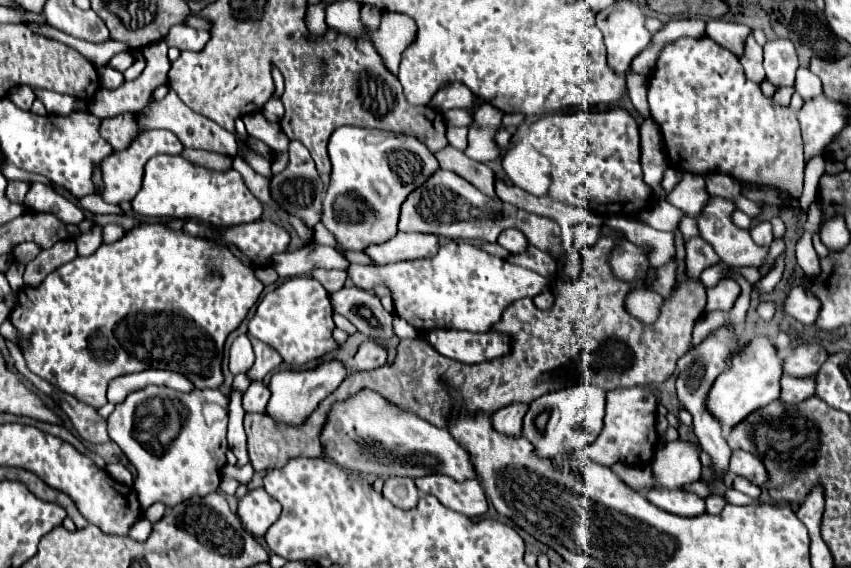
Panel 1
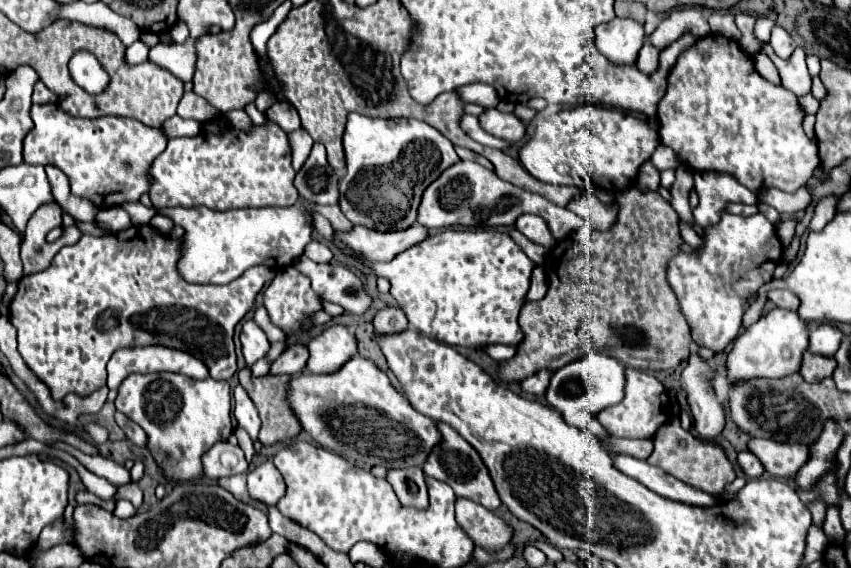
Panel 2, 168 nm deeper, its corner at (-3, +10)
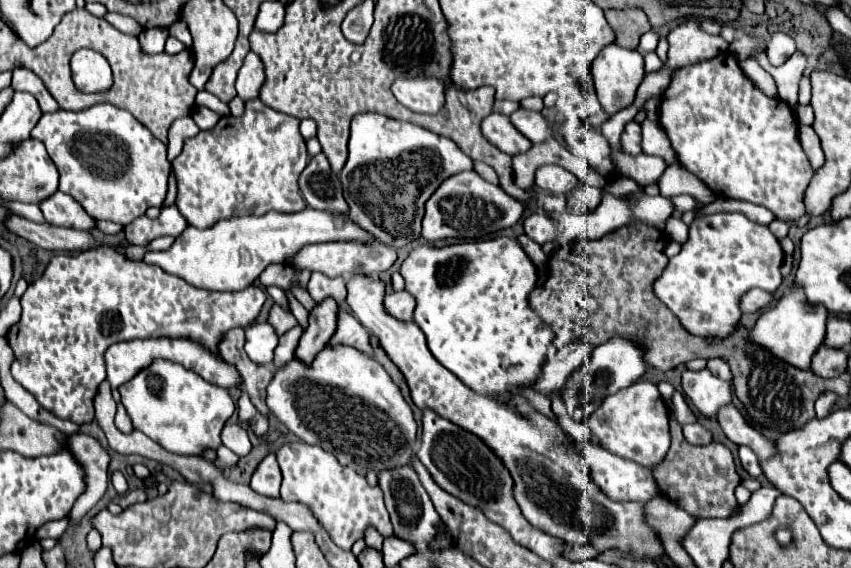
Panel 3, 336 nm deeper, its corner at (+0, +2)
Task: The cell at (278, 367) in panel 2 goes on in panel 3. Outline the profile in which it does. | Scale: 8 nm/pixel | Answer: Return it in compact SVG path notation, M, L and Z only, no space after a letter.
M325 298L325 302L317 304L309 312L309 326L299 340L295 358L301 358L303 362L311 362L317 350L321 350L331 340L337 328L337 310L339 304L333 298Z

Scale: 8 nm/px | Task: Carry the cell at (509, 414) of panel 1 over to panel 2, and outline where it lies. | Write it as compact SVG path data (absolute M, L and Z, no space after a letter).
M540 372L540 374L534 374L532 378L526 378L520 388L522 392L526 394L532 394L532 396L540 396L544 394L546 386L548 386L548 380L550 380L550 372Z

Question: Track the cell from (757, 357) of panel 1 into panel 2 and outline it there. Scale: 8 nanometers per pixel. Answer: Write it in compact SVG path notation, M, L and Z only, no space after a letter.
M774 308L750 328L746 328L728 352L728 384L738 386L754 378L786 378L800 366L800 358L808 348L808 324L804 324L796 312Z

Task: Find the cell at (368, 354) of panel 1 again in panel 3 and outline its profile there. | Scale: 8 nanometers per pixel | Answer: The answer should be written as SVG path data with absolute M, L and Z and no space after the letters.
M401 290L401 292L393 292L385 298L385 308L395 316L395 318L401 318L401 320L413 320L413 310L415 310L415 298L407 292L407 290Z

